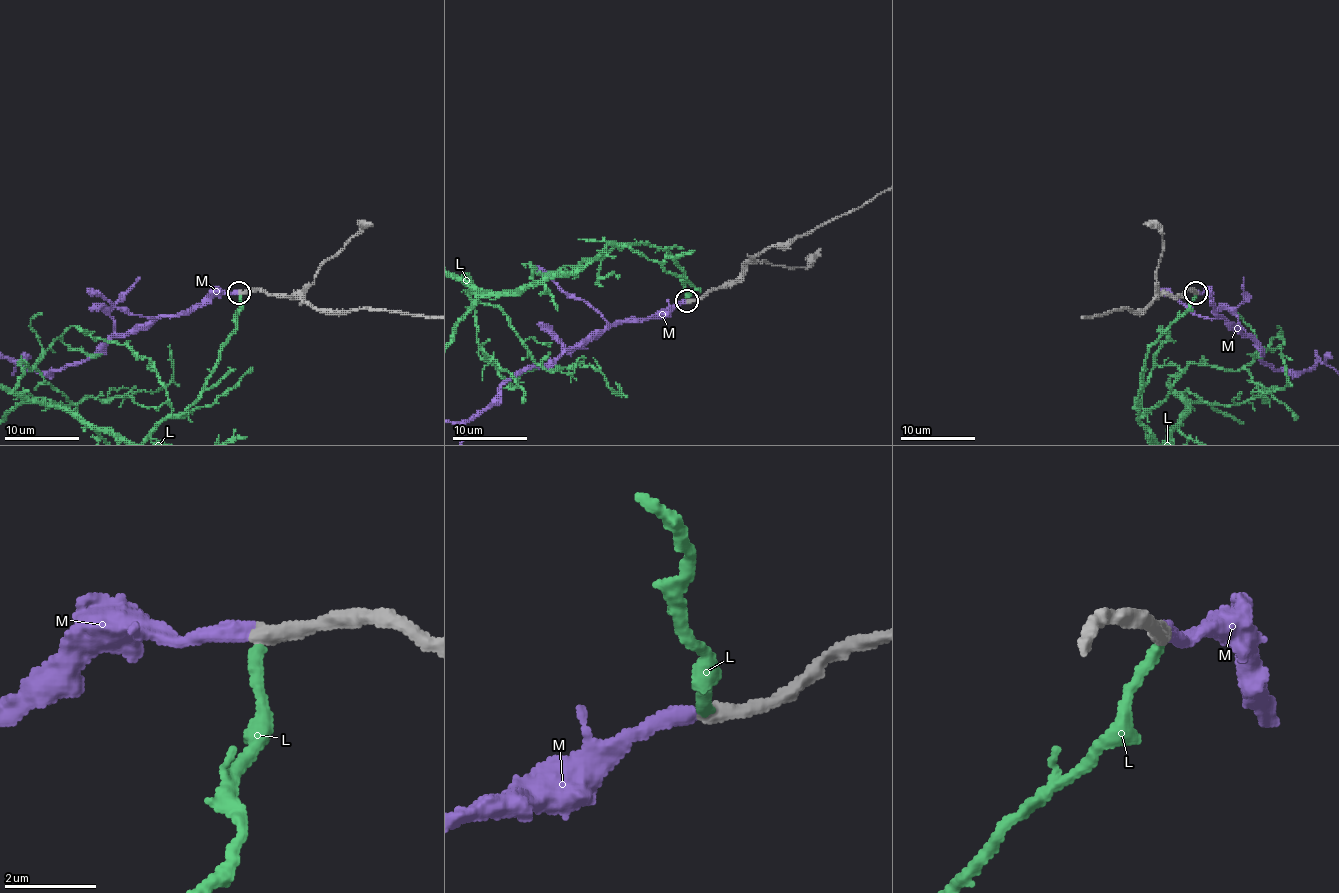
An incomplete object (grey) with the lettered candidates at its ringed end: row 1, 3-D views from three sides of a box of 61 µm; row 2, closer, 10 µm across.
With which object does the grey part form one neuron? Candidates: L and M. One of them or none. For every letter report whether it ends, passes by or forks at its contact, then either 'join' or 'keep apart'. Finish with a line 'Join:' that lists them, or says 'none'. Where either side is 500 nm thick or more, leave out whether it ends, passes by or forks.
L: it ends there; keep apart
M: it ends there; join
Join: M

